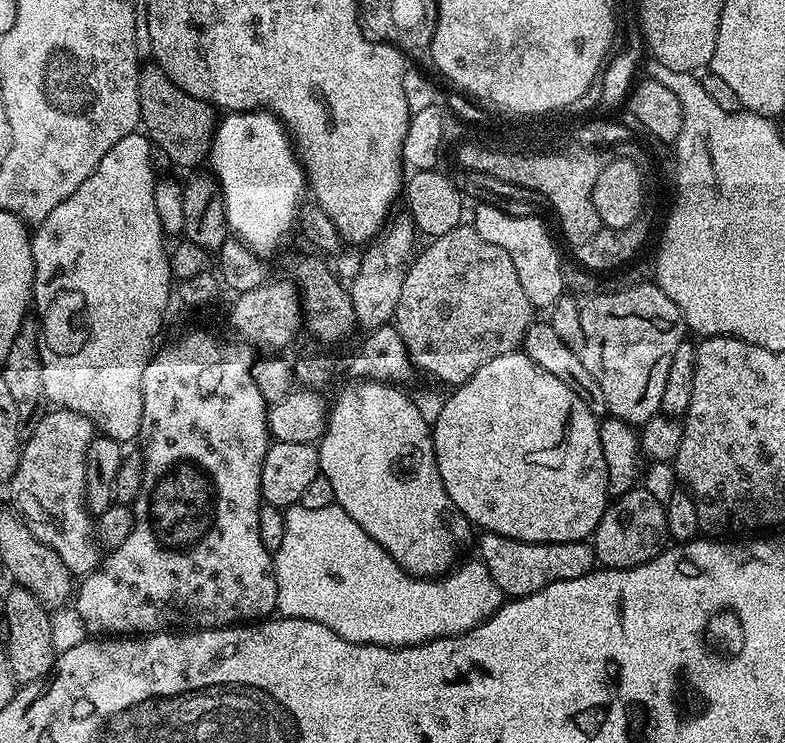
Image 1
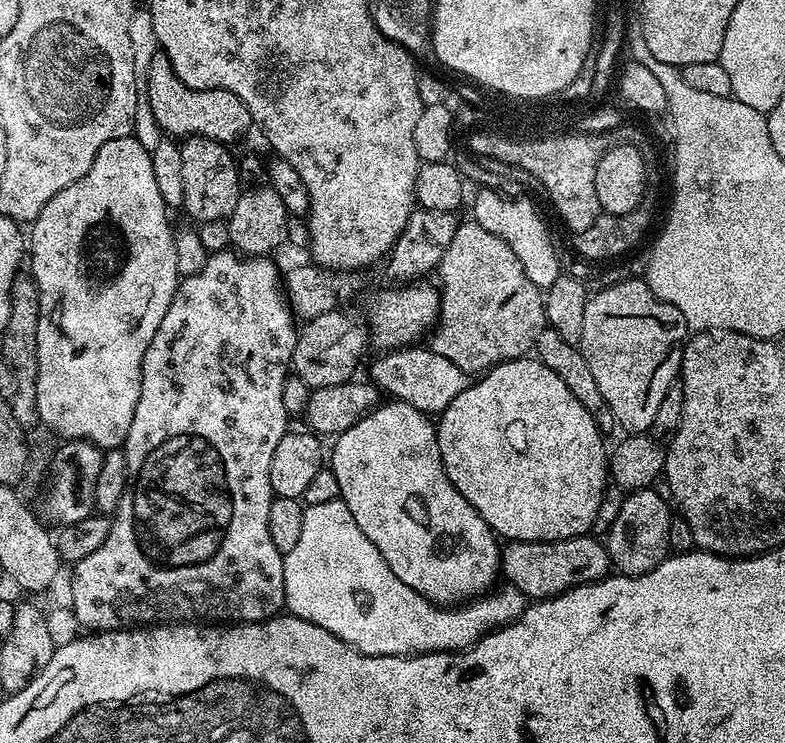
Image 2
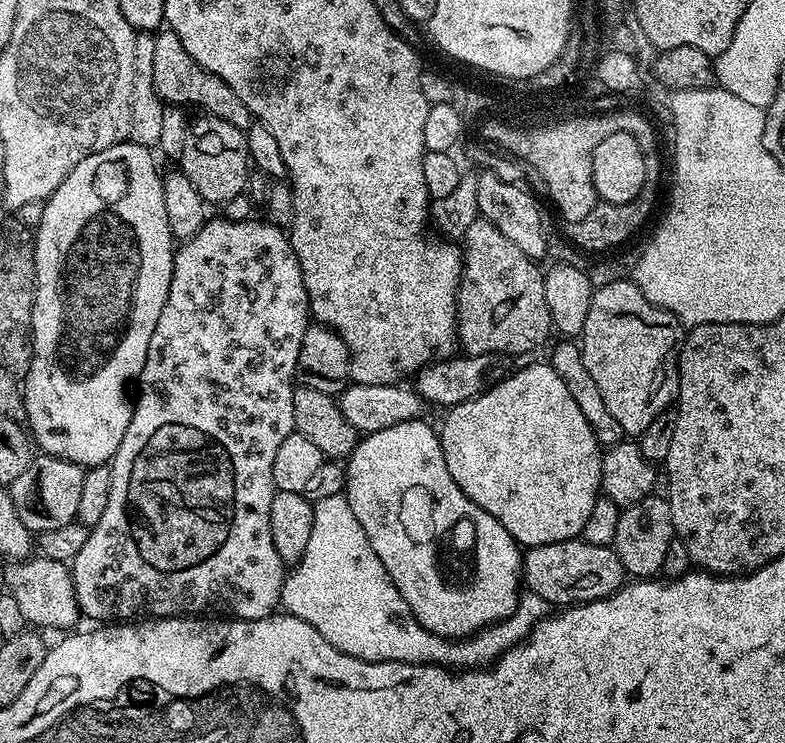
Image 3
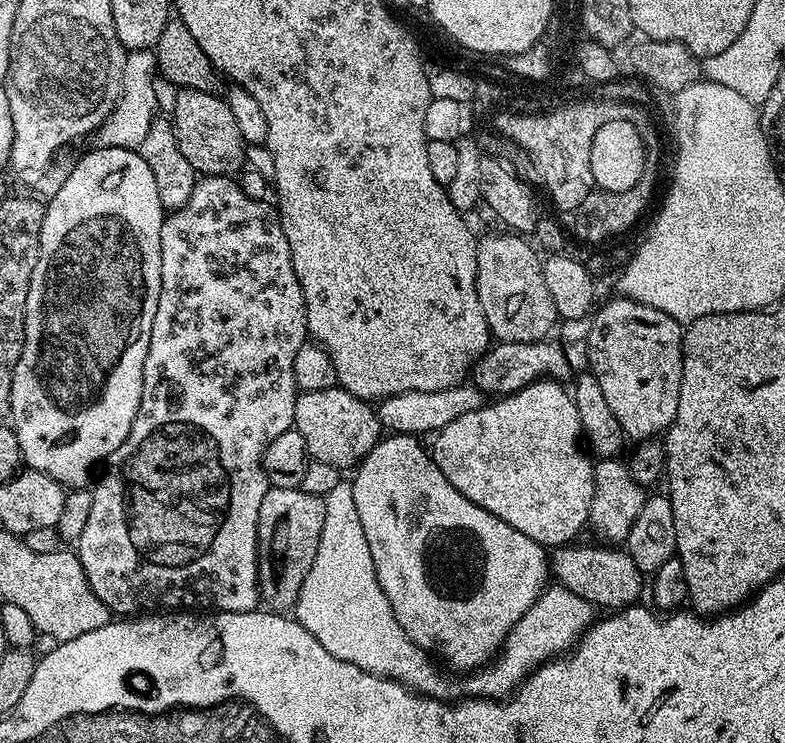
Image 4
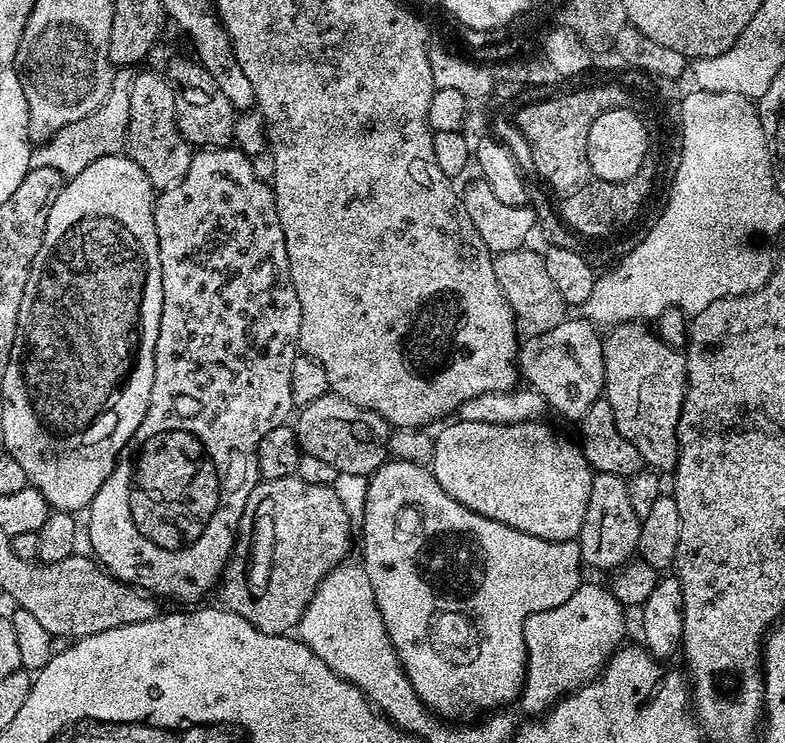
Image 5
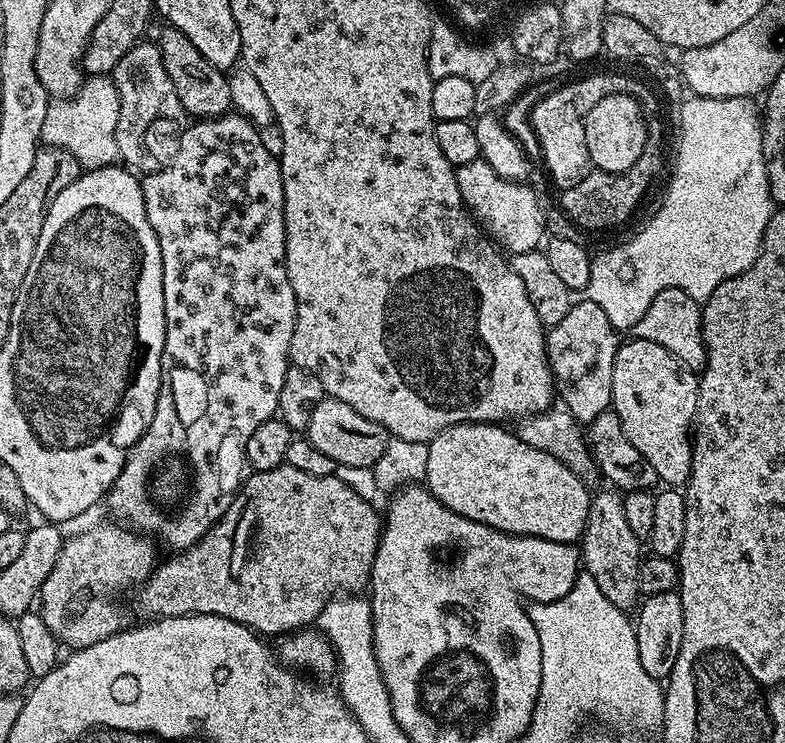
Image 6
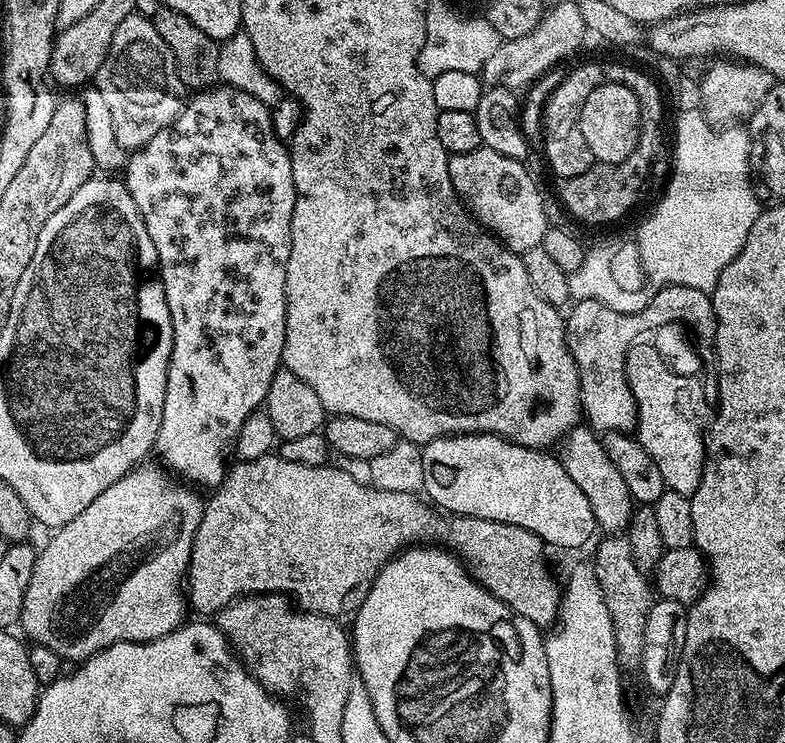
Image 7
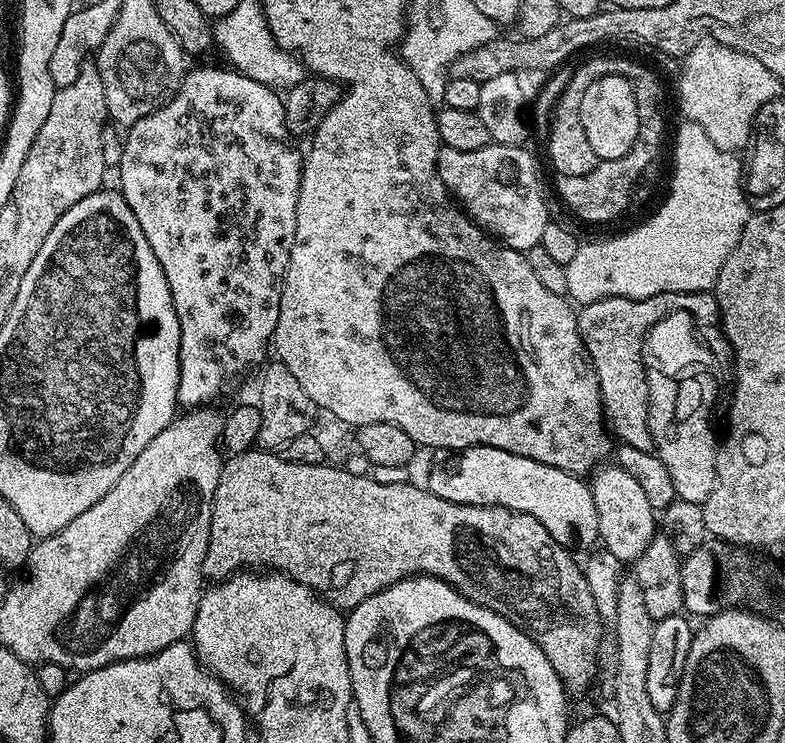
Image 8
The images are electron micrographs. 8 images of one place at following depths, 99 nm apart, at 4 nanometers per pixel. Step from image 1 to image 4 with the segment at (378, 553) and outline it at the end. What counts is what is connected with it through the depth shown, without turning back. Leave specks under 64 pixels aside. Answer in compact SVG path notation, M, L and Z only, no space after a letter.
M341 482L322 499L324 529L320 535L314 566L310 566L306 582L302 582L302 590L298 594L298 602L294 609L294 619L306 630L310 630L310 634L314 634L314 638L318 638L318 642L322 642L322 646L326 646L326 650L334 654L334 658L342 658L342 662L350 662L370 674L384 677L385 680L397 680L405 688L411 688L421 696L444 698L447 697L447 692L461 692L459 695L464 698L508 698L527 680L528 673L535 672L548 661L573 651L581 636L594 623L594 606L586 602L586 598L578 598L578 594L559 586L545 587L534 606L530 606L530 610L526 610L526 614L516 623L514 630L510 630L503 648L491 663L467 673L463 678L456 678L460 680L451 680L447 676L449 673L429 653L423 652L406 634L406 630L402 630L402 626L398 626L398 618L394 618L394 610L378 582L374 558L370 558L370 545L366 543L366 534L362 531L358 506L354 506L354 490L351 483Z

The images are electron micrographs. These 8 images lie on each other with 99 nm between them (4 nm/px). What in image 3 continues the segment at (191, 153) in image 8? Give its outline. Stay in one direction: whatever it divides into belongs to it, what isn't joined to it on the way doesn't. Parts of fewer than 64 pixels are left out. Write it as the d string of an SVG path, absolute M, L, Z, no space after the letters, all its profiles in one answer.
M208 218L191 239L183 241L175 249L172 258L170 290L166 294L166 306L162 306L162 314L158 314L158 326L154 326L154 334L150 338L150 350L146 350L146 362L142 366L138 377L140 393L137 396L135 393L134 396L130 426L126 426L126 434L122 434L122 442L118 446L116 453L112 455L110 461L112 473L110 474L110 494L106 498L106 510L102 510L102 518L98 518L96 525L90 529L86 538L86 546L82 546L82 550L78 550L78 554L70 562L72 581L76 591L76 601L81 613L85 617L89 616L90 619L96 620L92 622L132 622L137 618L163 618L165 616L182 616L185 614L215 614L220 618L231 618L234 620L261 620L273 615L277 611L280 604L280 591L284 585L286 566L282 562L282 558L272 541L272 497L274 495L272 471L274 470L274 453L278 450L278 446L282 446L282 438L290 435L296 426L294 422L294 398L292 397L294 381L292 381L292 376L295 377L297 375L298 350L302 346L302 334L307 330L309 323L308 295L306 294L306 286L302 282L302 270L298 266L298 258L292 249L291 239L286 235L285 229L279 228L277 224L273 224L264 218L261 218L261 220L251 218L244 221L228 221L223 218L213 220L213 218Z

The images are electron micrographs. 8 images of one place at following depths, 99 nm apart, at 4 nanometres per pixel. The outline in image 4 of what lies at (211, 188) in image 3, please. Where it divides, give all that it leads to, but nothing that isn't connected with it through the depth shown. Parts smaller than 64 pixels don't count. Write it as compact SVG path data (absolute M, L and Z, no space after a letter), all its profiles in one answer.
M180 88L176 93L170 121L176 131L177 144L195 173L232 176L245 167L246 143L243 134L238 130L237 119L234 118L230 106L216 92Z

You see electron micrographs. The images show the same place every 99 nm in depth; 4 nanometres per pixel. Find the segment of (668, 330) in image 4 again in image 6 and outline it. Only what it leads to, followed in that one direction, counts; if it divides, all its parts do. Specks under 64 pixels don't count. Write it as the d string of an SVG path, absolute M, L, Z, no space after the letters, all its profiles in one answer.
M625 339L614 358L611 411L618 414L626 438L654 466L661 485L676 490L687 485L692 465L692 433L698 410L697 373L653 340Z

